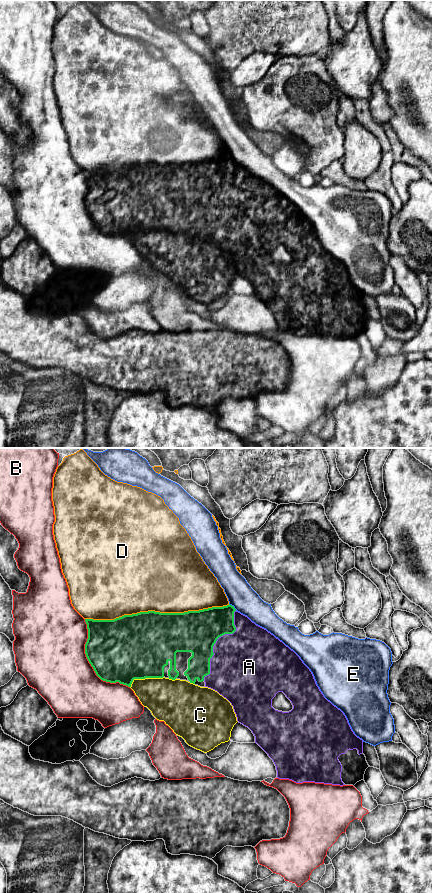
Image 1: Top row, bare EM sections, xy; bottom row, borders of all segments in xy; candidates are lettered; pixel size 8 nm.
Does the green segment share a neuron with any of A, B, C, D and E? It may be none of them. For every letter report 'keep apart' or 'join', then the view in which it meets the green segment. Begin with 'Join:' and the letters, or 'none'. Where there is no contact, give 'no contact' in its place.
Join: A
A: join; meets green in xy
B: keep apart; meets green in xy
C: keep apart; meets green in xy
D: keep apart; meets green in xy
E: keep apart; meets green in xy

